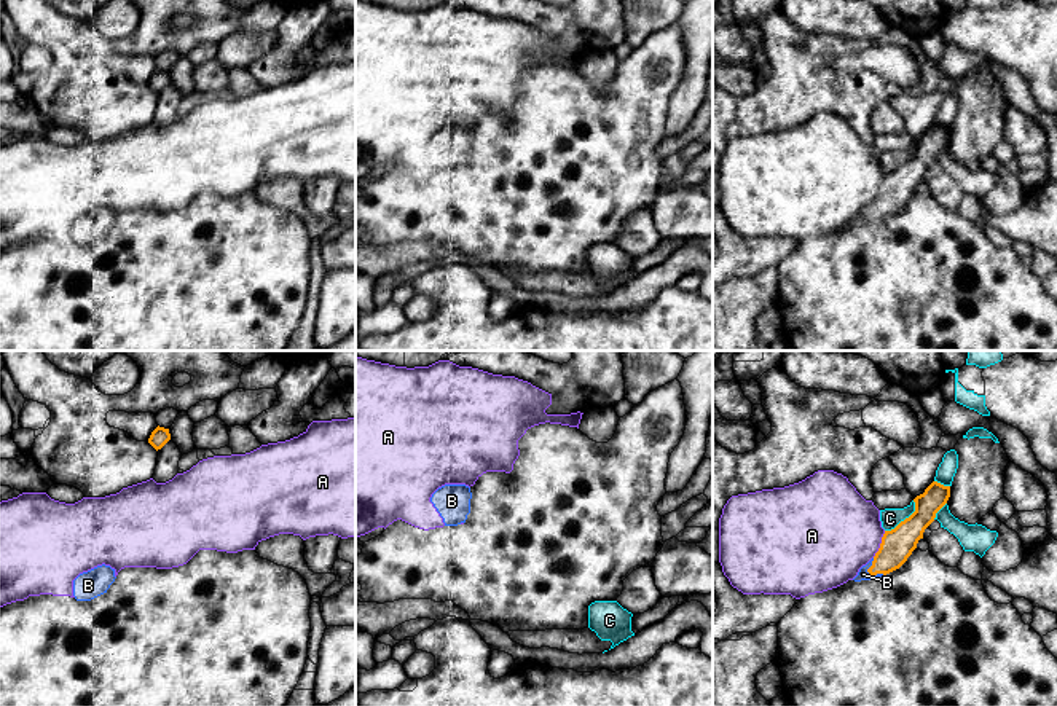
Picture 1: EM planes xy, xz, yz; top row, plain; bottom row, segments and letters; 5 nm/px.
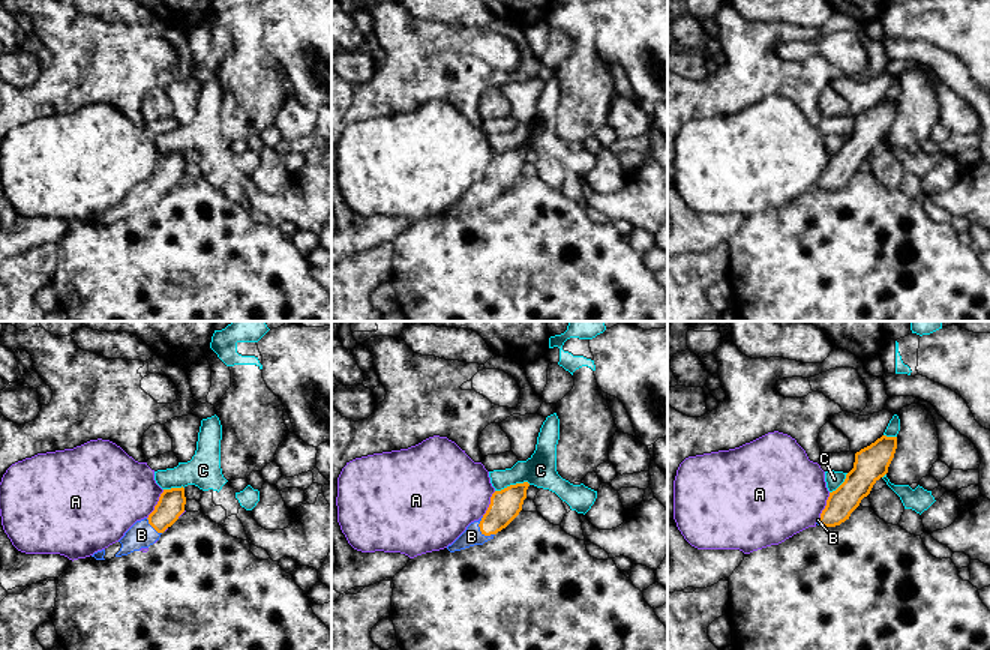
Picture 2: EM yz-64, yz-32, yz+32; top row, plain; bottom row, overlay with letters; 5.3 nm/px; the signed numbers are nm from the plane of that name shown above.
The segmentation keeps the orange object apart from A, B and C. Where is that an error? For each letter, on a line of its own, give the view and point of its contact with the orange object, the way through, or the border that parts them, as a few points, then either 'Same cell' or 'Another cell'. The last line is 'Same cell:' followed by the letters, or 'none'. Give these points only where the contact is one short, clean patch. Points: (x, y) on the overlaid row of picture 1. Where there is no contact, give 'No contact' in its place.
A: Touches orange at yz (880, 544). Another cell
B: Touches orange at yz (869, 572). Same cell
C: Touches orange at yz (906, 518). Another cell
Same cell: B

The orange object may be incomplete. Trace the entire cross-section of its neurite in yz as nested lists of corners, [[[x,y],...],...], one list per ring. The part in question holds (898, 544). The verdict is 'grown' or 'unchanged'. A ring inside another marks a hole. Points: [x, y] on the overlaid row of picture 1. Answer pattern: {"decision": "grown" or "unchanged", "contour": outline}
{"decision": "grown", "contour": [[[933,481],[923,494],[914,499],[915,512],[894,529],[885,531],[875,556],[859,569],[855,582],[874,580],[899,569],[923,539],[925,529],[947,504],[950,486]]]}

